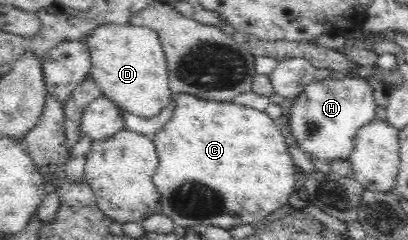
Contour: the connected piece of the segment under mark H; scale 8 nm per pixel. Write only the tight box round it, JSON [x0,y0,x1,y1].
[287,77,378,162]

